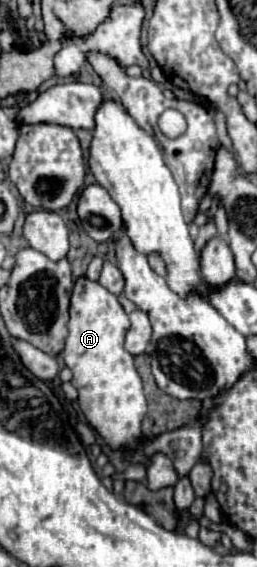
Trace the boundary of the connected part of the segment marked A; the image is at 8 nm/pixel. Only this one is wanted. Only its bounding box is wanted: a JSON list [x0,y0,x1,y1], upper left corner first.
[63,276,147,462]

